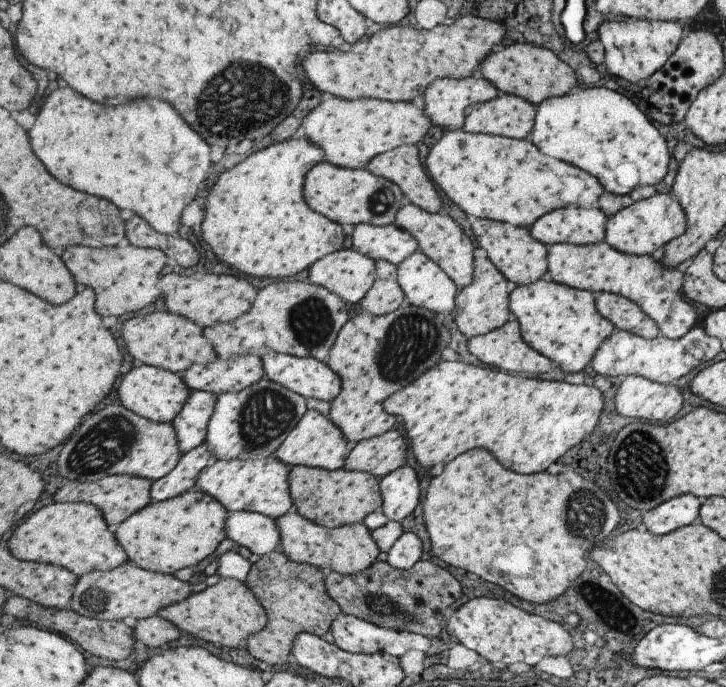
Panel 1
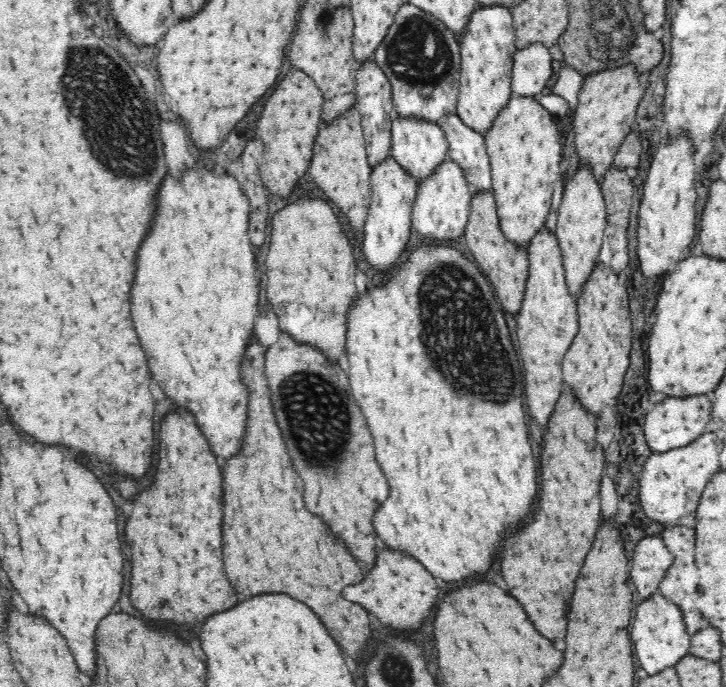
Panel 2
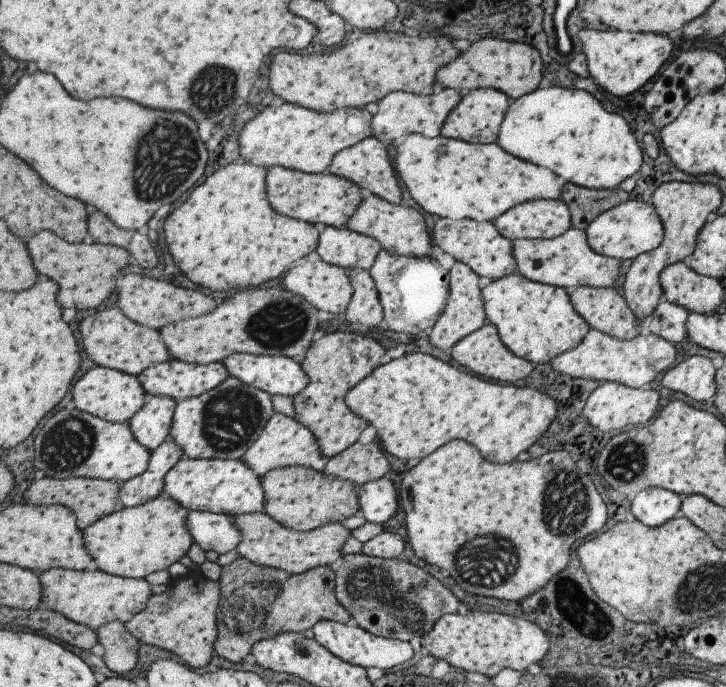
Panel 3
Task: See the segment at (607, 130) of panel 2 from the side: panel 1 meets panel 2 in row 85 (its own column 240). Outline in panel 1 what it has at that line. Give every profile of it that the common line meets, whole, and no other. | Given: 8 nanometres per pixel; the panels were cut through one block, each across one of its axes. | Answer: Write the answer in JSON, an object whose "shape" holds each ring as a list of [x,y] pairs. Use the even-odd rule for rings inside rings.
{"shape":[[[221,579],[218,583],[208,583],[206,589],[195,593],[180,603],[162,608],[159,616],[171,620],[175,626],[179,626],[184,634],[195,634],[211,644],[238,649],[258,632],[261,632],[270,623],[267,610],[263,608],[263,602],[247,588],[247,584],[235,579]]]}

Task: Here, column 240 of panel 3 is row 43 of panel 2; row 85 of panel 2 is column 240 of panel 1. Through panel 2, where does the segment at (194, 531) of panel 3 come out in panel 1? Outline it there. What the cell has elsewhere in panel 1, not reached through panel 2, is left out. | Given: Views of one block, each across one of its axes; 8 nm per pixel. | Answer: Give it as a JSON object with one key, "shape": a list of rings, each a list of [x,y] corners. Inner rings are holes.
{"shape":[[[231,511],[226,530],[229,540],[261,557],[277,550],[283,542],[278,520],[257,512]]]}

